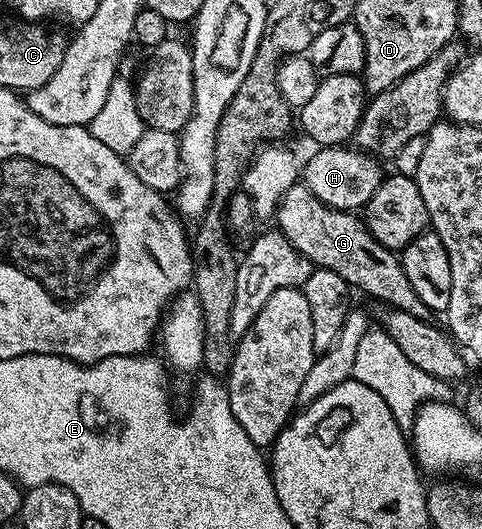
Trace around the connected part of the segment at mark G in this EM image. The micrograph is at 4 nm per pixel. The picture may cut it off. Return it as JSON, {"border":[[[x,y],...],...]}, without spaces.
{"border":[[[299,181],[287,191],[277,207],[275,223],[297,251],[310,259],[314,268],[331,269],[339,273],[350,288],[357,290],[358,287],[371,298],[382,299],[382,304],[398,307],[420,319],[426,318],[427,309],[423,301],[419,301],[415,289],[411,289],[411,281],[407,281],[407,273],[403,273],[398,252],[379,245],[354,212],[328,207],[309,191],[304,182]]]}

